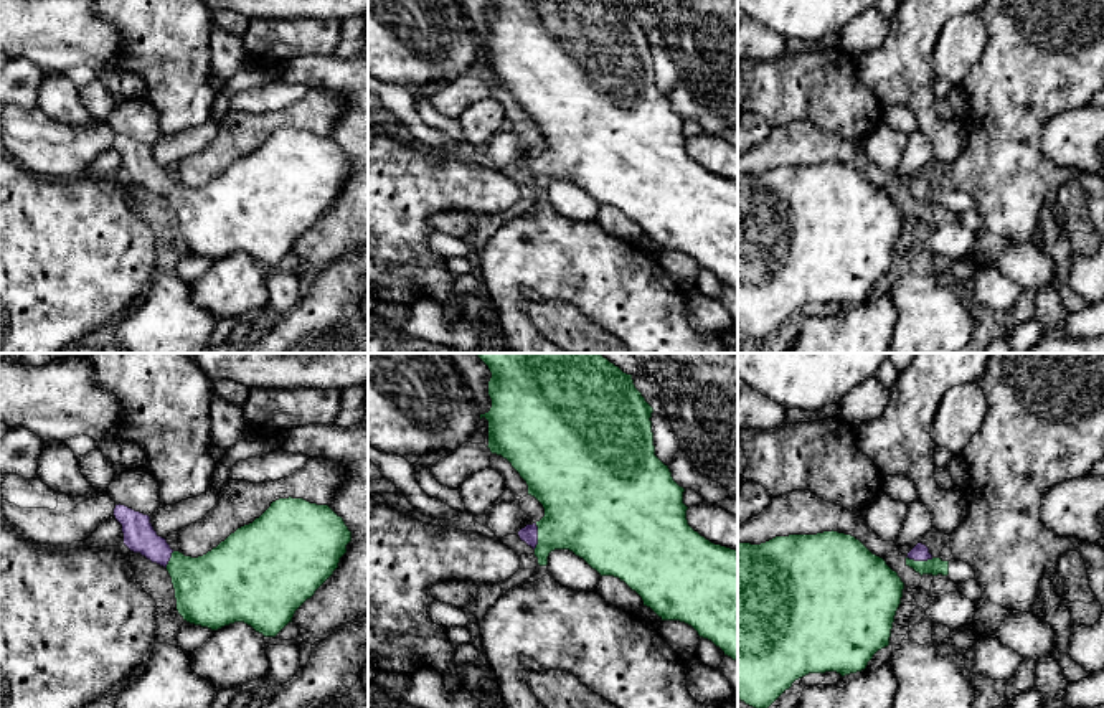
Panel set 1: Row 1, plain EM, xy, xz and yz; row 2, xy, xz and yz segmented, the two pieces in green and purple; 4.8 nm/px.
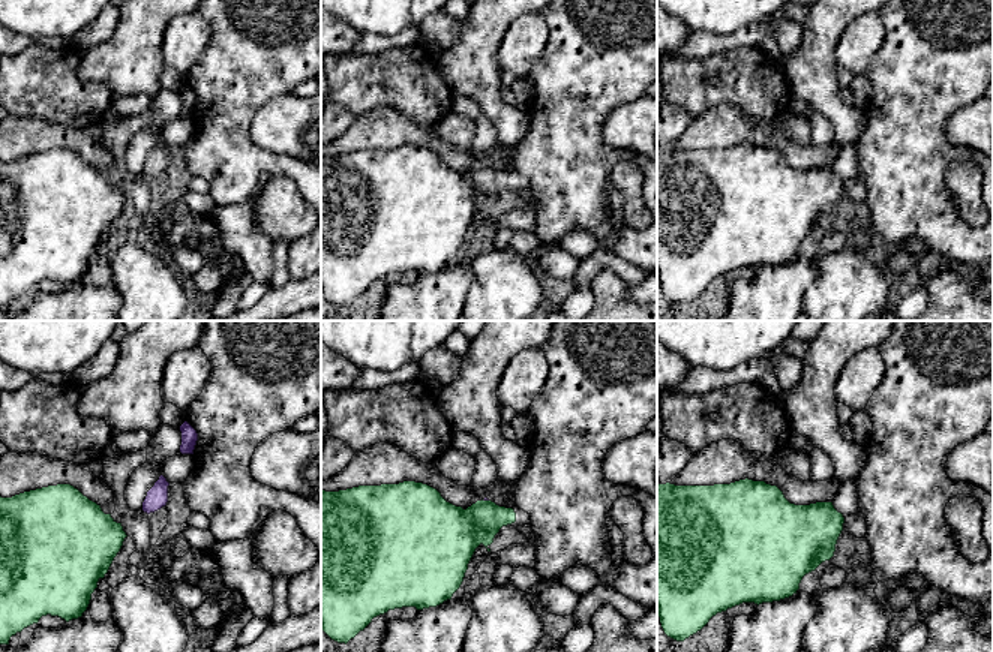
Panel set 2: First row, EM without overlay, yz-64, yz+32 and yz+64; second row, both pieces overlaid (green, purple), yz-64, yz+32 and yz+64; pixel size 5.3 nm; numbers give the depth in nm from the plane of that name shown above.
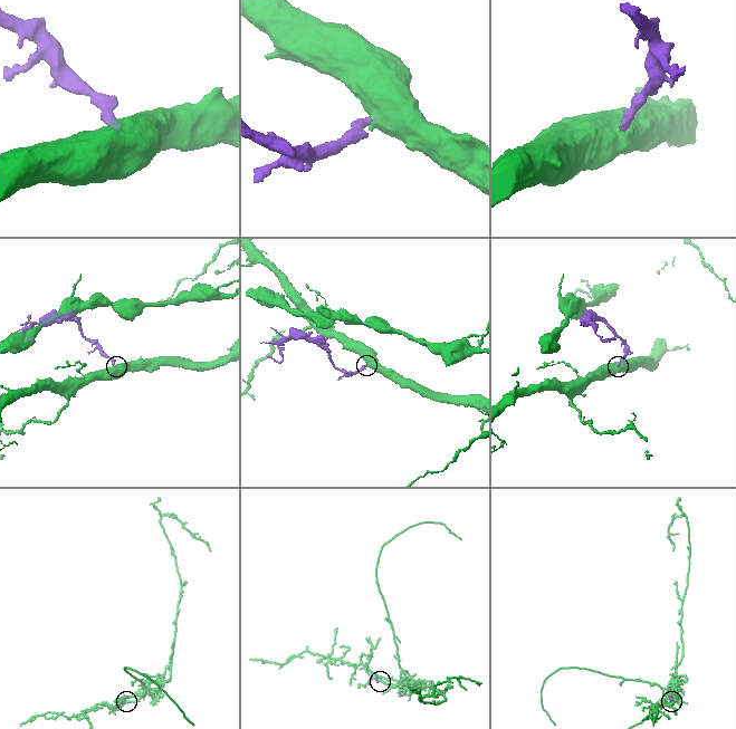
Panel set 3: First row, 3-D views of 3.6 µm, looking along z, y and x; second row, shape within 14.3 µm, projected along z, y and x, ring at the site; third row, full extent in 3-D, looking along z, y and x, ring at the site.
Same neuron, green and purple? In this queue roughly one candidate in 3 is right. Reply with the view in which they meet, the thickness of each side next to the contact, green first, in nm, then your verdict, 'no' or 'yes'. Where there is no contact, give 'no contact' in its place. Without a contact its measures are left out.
meets green in yz; 90 nm thick on the green side, 80 nm on the other; yes

